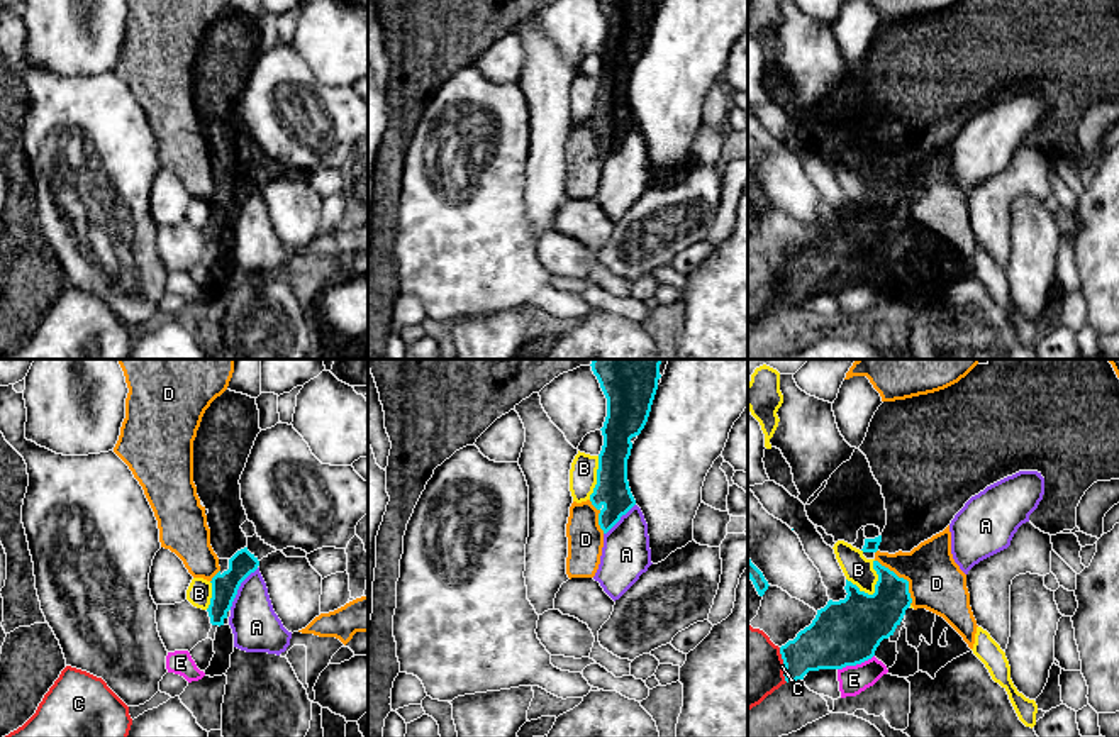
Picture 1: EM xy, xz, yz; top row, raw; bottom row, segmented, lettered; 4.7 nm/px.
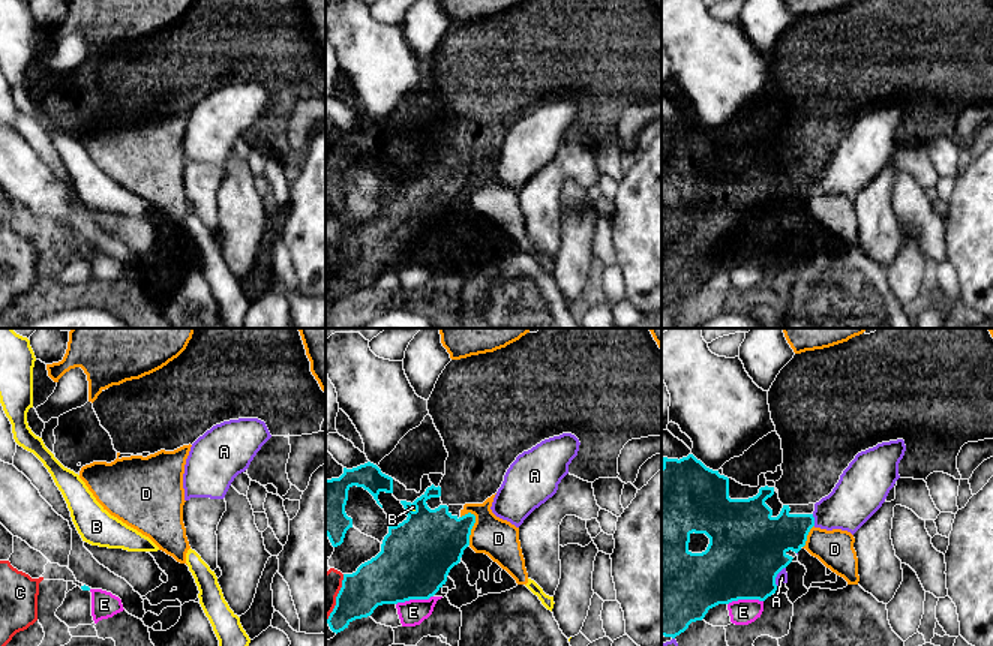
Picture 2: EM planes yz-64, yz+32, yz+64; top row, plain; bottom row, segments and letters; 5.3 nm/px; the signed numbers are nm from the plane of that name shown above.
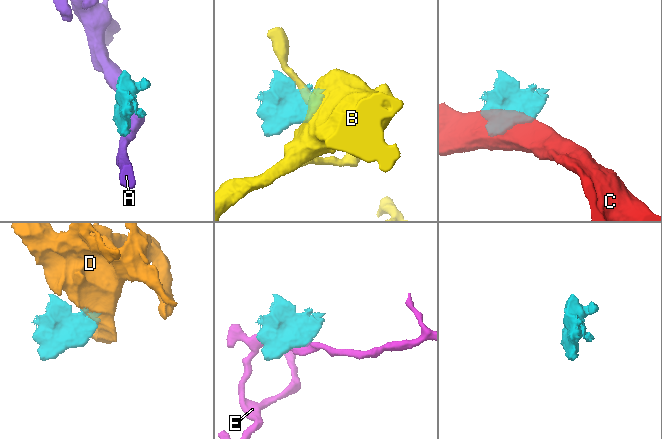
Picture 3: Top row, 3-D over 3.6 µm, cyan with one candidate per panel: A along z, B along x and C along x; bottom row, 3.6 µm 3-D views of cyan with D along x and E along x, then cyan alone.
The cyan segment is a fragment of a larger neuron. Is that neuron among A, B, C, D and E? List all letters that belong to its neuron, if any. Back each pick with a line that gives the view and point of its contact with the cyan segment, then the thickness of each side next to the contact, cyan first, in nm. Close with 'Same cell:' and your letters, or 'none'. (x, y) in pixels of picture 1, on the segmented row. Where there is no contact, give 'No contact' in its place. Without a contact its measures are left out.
Same cell: none

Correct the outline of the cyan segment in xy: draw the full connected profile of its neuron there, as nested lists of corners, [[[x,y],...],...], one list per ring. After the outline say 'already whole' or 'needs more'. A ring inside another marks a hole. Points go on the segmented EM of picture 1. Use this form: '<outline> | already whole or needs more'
[[[225,390],[205,410],[197,437],[193,441],[193,483],[203,503],[210,529],[210,546],[219,559],[229,561],[229,569],[212,578],[212,598],[207,608],[212,625],[224,625],[227,612],[237,595],[241,583],[258,569],[259,561],[248,551],[248,537],[241,525],[248,520],[241,500],[241,474],[254,446],[259,429],[259,410],[256,398]]] | needs more

